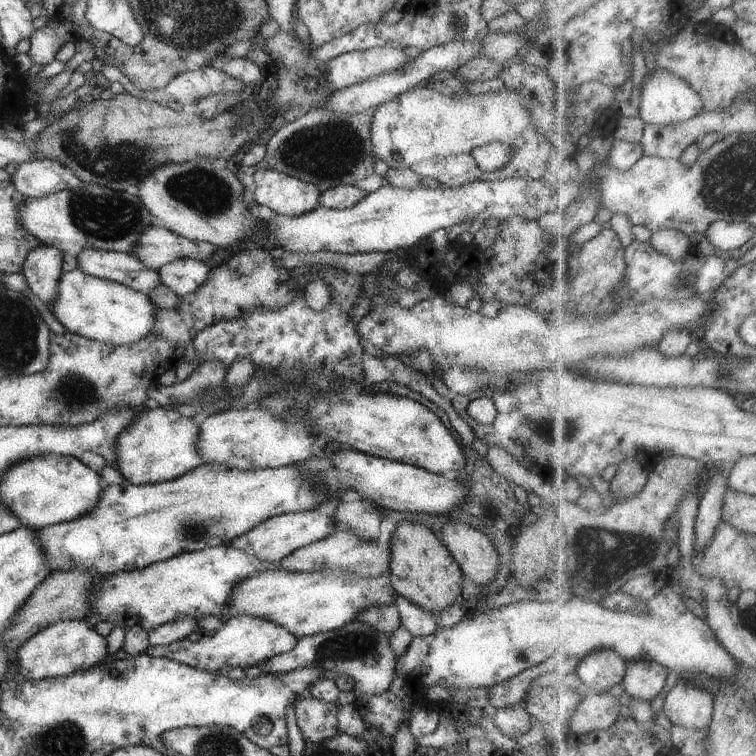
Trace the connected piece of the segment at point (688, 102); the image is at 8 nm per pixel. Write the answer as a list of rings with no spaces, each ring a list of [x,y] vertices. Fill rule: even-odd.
[[[657,68],[657,70],[648,76],[643,86],[643,98],[641,102],[641,118],[646,120],[647,124],[680,124],[680,122],[688,122],[700,114],[704,114],[706,104],[704,98],[701,98],[698,91],[692,88],[692,84],[684,78],[680,78],[678,74]]]

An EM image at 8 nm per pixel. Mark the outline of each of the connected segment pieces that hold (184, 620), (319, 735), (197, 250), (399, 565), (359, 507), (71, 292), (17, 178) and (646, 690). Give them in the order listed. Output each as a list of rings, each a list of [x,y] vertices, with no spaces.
[[[180,616],[172,622],[160,624],[158,628],[148,631],[148,641],[151,646],[168,646],[174,642],[188,638],[192,632],[201,630],[198,624],[199,618],[192,616]]]
[[[308,693],[293,705],[298,728],[306,743],[321,744],[340,734],[335,702],[320,702]]]
[[[154,223],[138,236],[138,244],[131,256],[138,258],[144,266],[157,270],[186,258],[206,262],[217,250],[218,247],[208,242],[188,240]]]
[[[408,520],[400,522],[392,534],[388,576],[397,595],[435,615],[460,599],[458,596],[462,596],[462,581],[465,577],[460,566],[432,530],[424,523],[414,524]]]
[[[364,501],[341,502],[333,515],[337,528],[350,530],[368,542],[380,537],[382,517],[376,508],[368,508]]]
[[[79,269],[63,272],[60,276],[58,298],[54,300],[51,312],[68,333],[112,345],[130,346],[142,338],[146,340],[152,330],[156,332],[158,324],[158,308],[143,292],[85,274]]]
[[[34,159],[20,164],[10,176],[11,184],[28,198],[40,198],[61,191],[74,192],[86,184],[60,162],[49,159]]]
[[[652,660],[629,662],[628,674],[623,684],[632,698],[652,702],[668,686],[670,670]]]

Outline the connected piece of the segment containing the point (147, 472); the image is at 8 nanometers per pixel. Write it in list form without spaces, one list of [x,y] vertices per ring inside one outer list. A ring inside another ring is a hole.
[[[152,405],[138,414],[116,438],[116,462],[113,468],[132,485],[154,485],[180,478],[182,474],[206,464],[196,450],[198,434],[200,426],[192,416],[186,416],[180,410],[165,410],[159,405]]]

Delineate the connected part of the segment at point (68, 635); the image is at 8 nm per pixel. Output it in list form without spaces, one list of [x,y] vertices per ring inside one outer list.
[[[86,620],[62,621],[34,634],[16,651],[17,670],[34,682],[48,678],[66,678],[77,670],[88,670],[109,660],[106,638]]]

